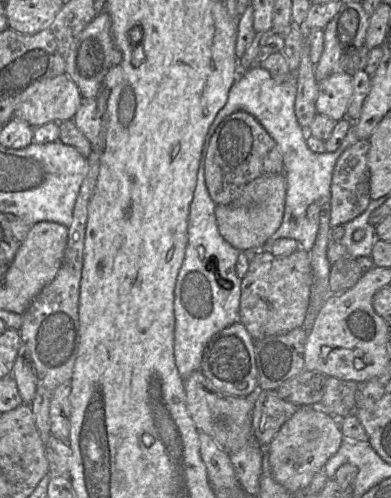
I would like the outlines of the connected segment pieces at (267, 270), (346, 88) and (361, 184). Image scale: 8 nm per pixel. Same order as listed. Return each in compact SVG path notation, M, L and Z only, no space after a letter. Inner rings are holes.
M297 249L286 257L276 257L268 251L257 253L241 280L239 317L251 337L262 339L282 335L302 327L310 301L313 272L311 254Z
M349 72L332 74L318 82L316 111L334 121L346 117L346 112L353 96L353 78Z
M358 140L348 147L338 158L331 181L330 226L344 225L361 215L368 207L370 199L370 172L367 154L370 148L368 140Z

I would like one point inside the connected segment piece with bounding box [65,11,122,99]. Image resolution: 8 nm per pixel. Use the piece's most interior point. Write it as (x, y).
(93, 52)

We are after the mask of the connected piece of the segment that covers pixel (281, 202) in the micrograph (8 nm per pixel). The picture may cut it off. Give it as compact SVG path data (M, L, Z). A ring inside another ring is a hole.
M284 173L265 174L244 188L235 205L218 205L215 216L221 236L234 248L261 248L280 227L285 207L287 181Z

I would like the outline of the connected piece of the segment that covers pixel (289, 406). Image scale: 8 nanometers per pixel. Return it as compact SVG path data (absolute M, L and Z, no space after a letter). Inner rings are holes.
M258 390L247 397L253 398L252 433L259 445L267 447L281 426L300 406L278 396L276 390Z

